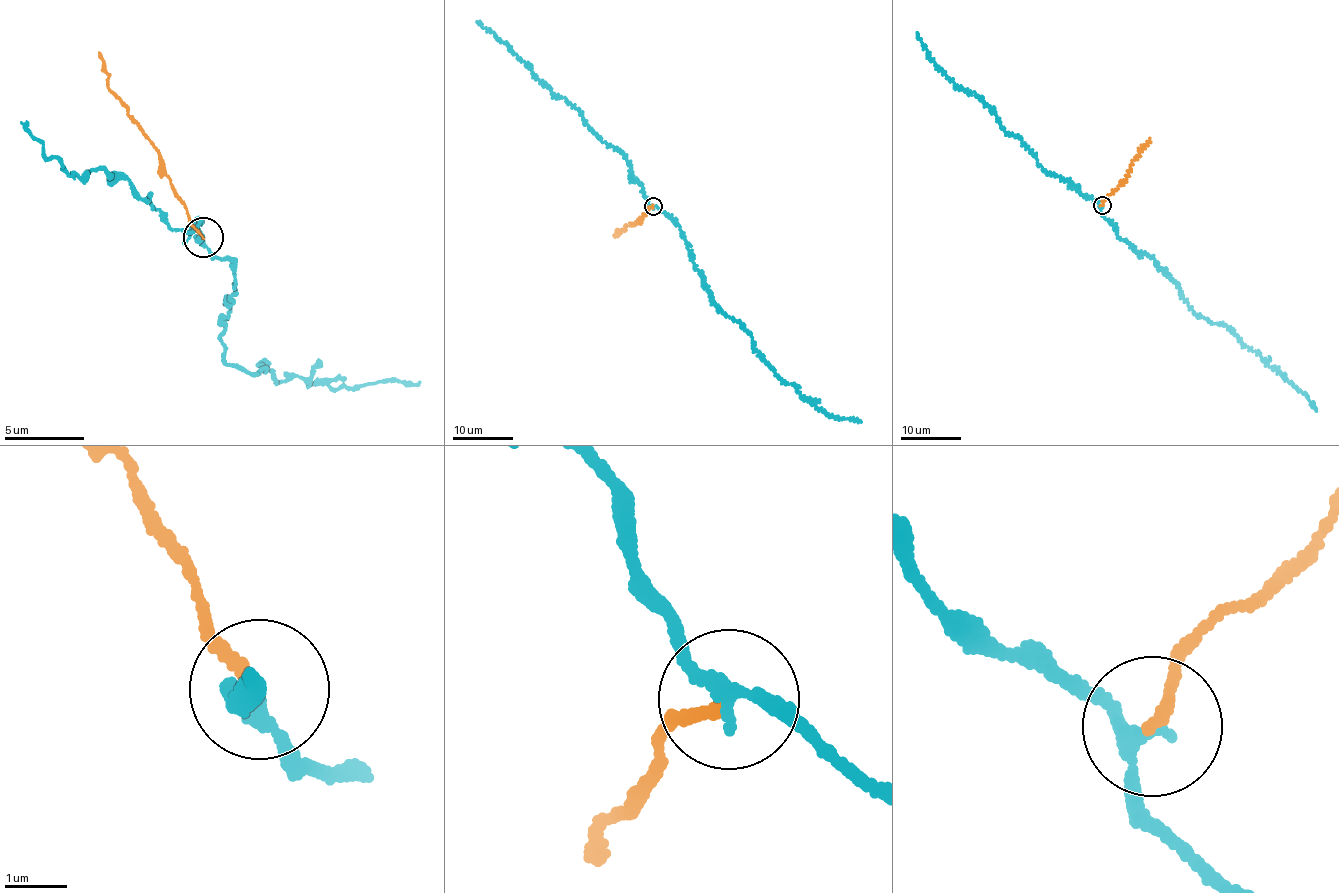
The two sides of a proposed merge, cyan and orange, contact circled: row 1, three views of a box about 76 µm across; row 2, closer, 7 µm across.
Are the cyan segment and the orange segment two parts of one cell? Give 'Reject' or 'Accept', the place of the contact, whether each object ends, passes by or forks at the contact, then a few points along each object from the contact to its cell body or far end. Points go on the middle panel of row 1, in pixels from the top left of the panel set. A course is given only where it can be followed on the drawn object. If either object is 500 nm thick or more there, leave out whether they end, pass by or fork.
Reject. Place: (653, 206). At the ring cyan passes by. At the ring orange ends. Course of cyan: (653, 205), (679, 227), (714, 303), (742, 325), (753, 339), (753, 348), (770, 368), (827, 414), (860, 421). Course of orange: (653, 206), (615, 236)

